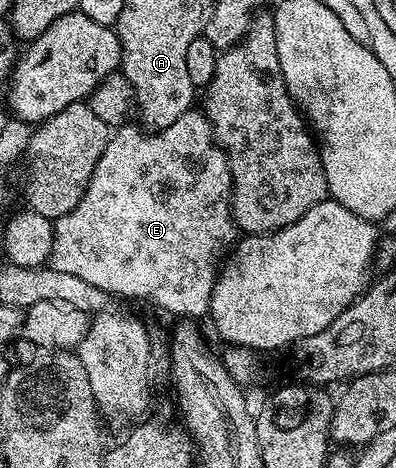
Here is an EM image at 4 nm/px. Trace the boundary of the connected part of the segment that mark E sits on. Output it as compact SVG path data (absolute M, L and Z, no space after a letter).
M199 109L187 110L185 114L178 116L178 120L174 120L174 124L155 132L145 132L139 125L136 125L137 127L132 125L125 124L119 127L109 137L106 148L94 168L94 176L90 176L90 184L82 200L66 216L55 219L56 231L50 265L53 270L67 272L70 276L79 276L81 280L86 280L86 284L94 284L94 288L102 288L109 296L116 297L117 294L120 298L145 298L168 314L180 314L176 316L184 320L200 320L200 317L208 314L216 275L238 241L236 222L232 219L232 173L228 167L228 158L216 143L208 117Z

